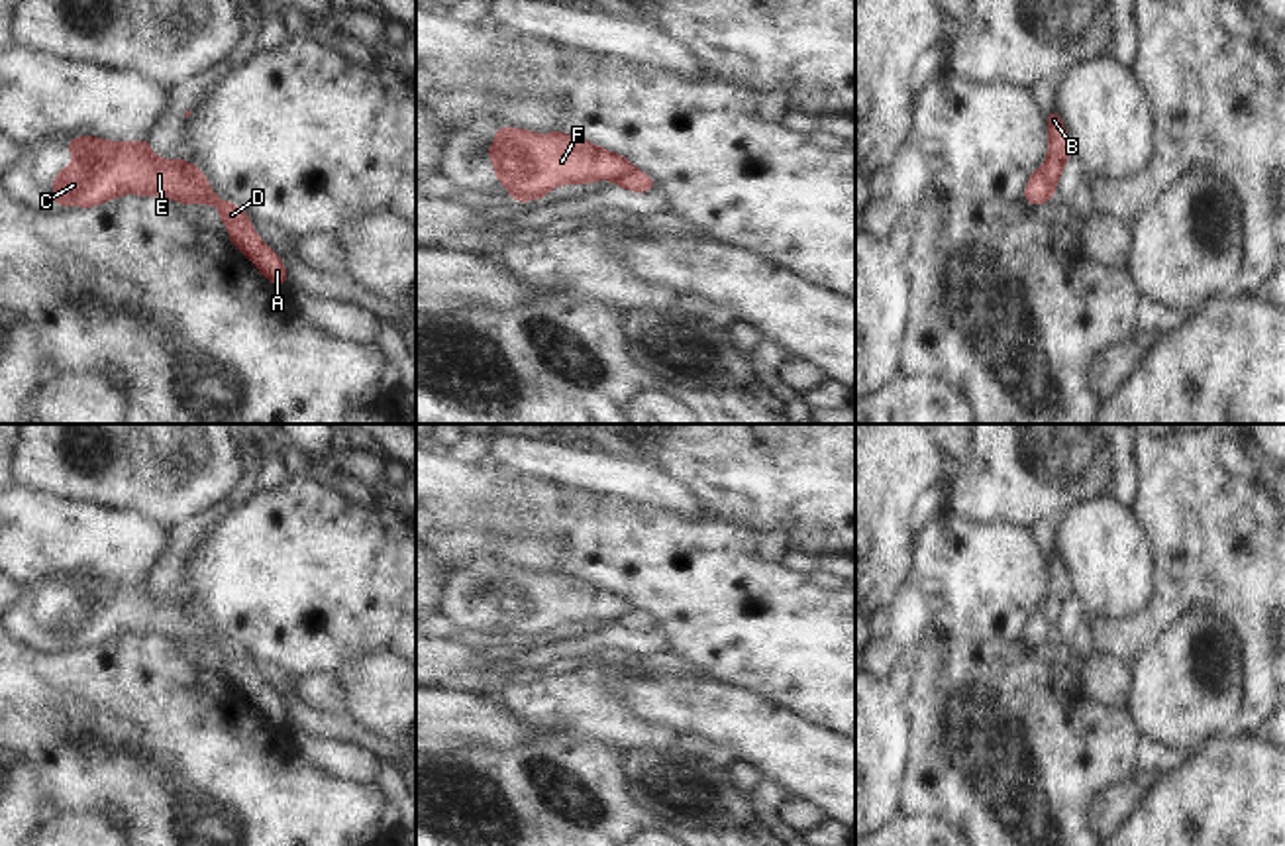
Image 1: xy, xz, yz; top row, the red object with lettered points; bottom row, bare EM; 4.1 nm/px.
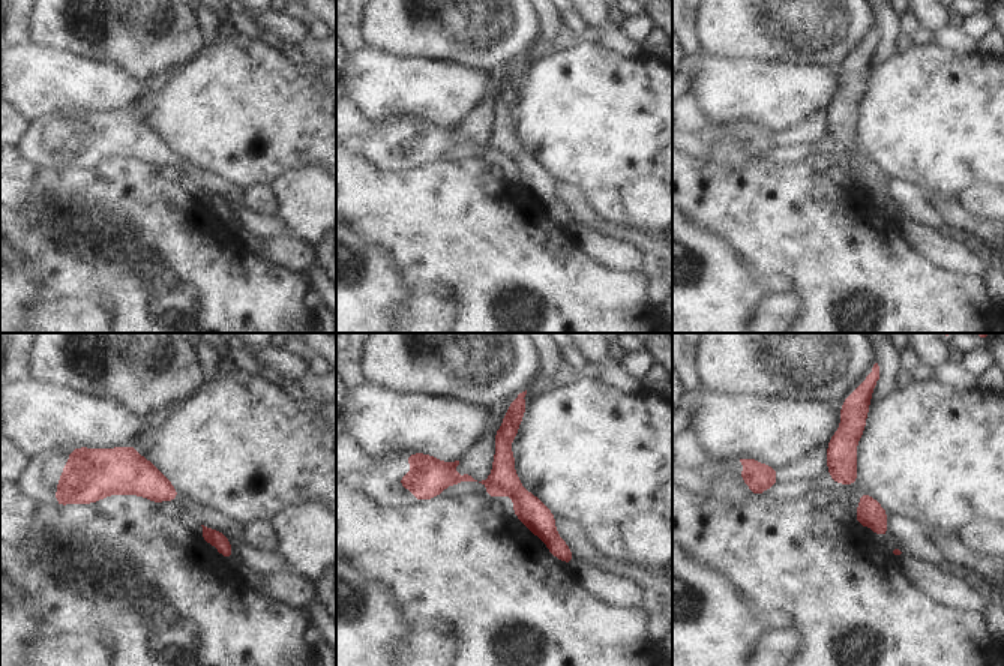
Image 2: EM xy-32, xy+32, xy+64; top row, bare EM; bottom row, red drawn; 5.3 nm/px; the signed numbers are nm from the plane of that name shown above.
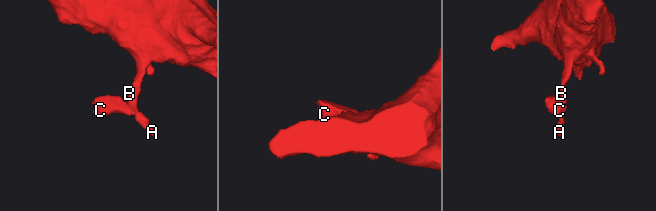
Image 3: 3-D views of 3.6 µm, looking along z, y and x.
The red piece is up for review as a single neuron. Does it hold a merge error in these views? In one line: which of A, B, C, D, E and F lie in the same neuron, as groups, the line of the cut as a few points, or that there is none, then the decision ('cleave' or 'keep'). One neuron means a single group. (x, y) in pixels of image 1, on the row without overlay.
groups A B D / C E F; cut xy (181, 599), (187, 613), (210, 631), (208, 642); cleave

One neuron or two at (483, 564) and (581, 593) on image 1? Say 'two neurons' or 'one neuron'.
one neuron

